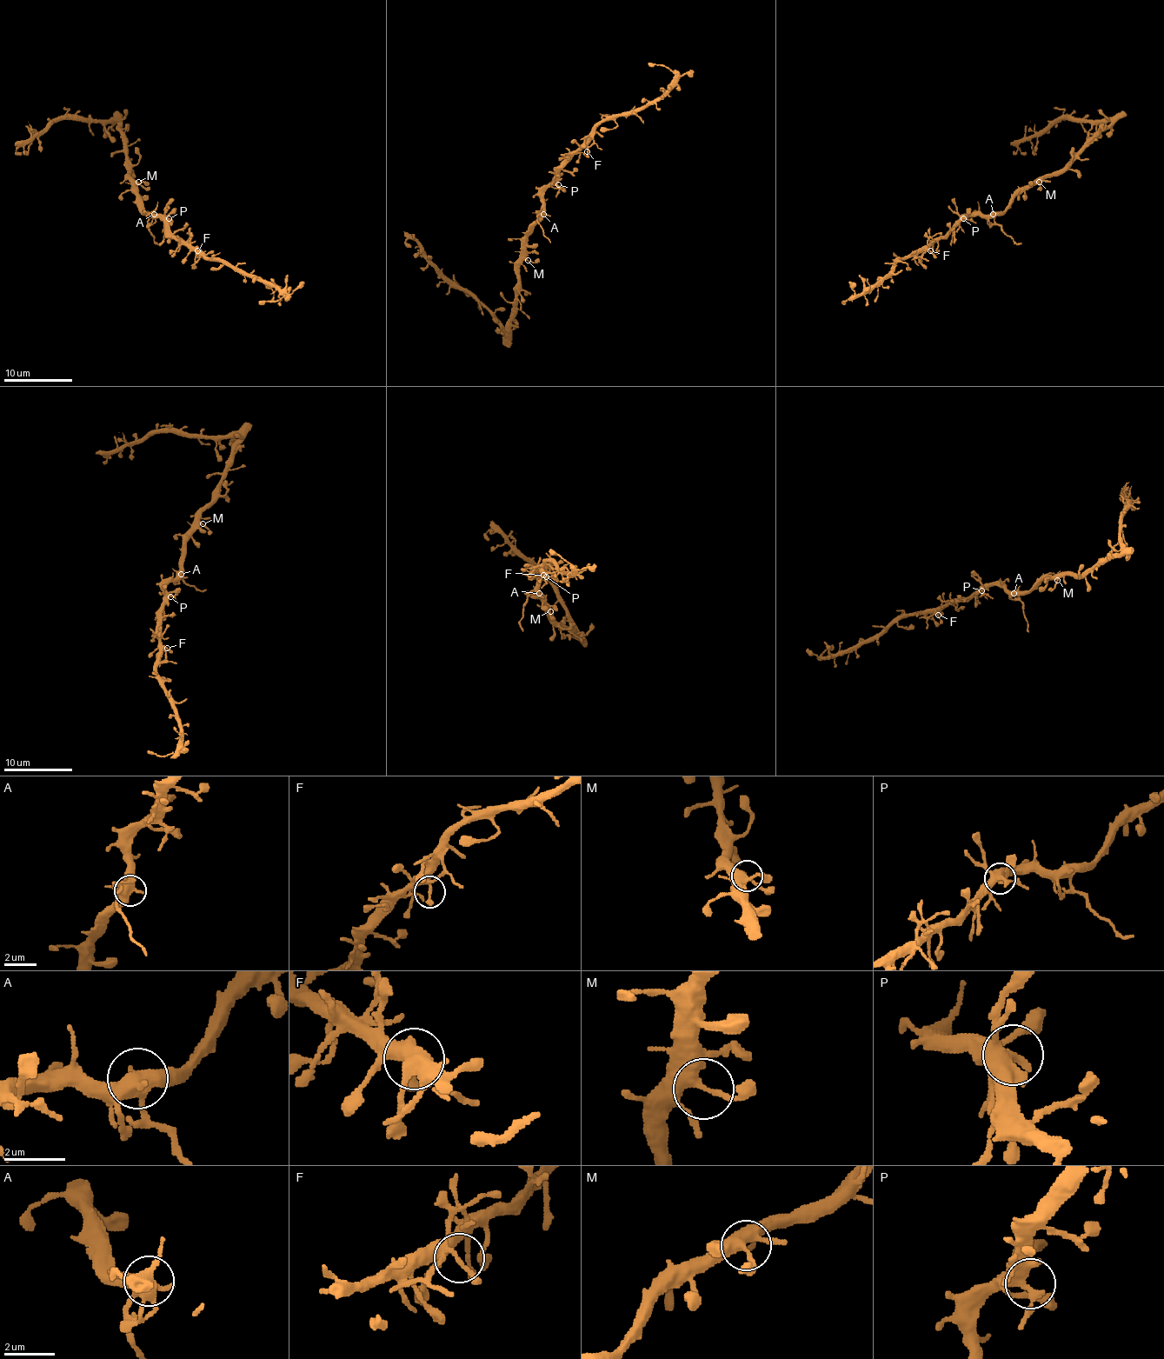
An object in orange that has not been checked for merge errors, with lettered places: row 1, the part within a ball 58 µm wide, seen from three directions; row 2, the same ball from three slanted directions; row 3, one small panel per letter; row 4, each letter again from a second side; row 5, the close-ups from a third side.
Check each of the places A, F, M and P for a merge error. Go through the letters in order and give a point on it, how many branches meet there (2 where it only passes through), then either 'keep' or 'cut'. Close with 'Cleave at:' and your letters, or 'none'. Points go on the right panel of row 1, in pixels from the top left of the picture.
A: place (993, 214); branches 5; keep
F: place (930, 250); branches 2; keep
M: place (1039, 182); branches 2; keep
P: place (963, 218); branches 5; keep
Cleave at: none

